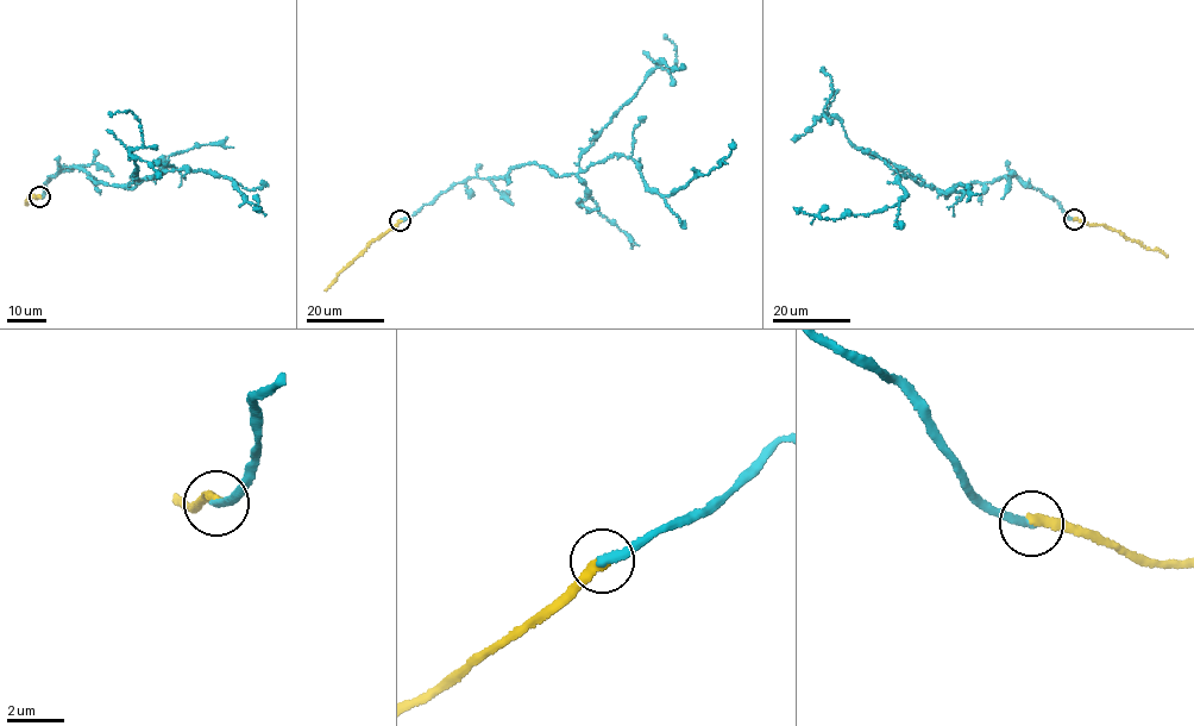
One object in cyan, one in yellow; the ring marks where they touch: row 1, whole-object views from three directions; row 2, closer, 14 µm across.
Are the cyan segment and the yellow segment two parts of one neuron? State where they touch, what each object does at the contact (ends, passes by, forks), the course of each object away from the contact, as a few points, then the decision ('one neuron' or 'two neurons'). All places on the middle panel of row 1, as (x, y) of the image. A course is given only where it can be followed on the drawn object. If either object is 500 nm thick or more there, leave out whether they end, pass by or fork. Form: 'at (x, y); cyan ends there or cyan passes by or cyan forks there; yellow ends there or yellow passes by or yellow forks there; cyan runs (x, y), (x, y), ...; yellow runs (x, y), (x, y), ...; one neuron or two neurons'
at (400, 220); cyan ends there; yellow ends there; cyan runs (400, 220), (471, 177), (528, 163), (577, 174), (615, 155), (666, 196), (720, 166), (731, 138); yellow runs (401, 220), (338, 274), (325, 290); two neurons

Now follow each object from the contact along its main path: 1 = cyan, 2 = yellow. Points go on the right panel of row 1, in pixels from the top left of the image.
1: (1074, 219), (1016, 176), (959, 185), (946, 196), (898, 176), (905, 196), (896, 206), (839, 219), (793, 206)
2: (1074, 219), (1101, 224), (1167, 257)

